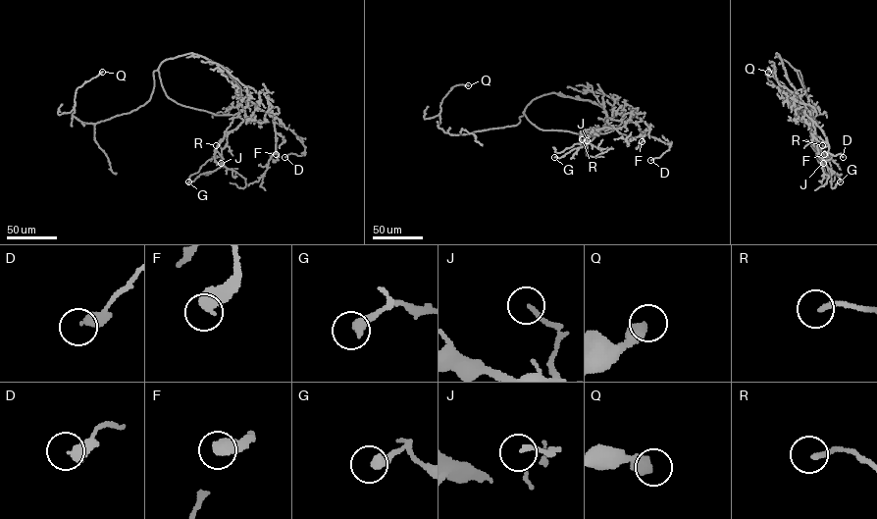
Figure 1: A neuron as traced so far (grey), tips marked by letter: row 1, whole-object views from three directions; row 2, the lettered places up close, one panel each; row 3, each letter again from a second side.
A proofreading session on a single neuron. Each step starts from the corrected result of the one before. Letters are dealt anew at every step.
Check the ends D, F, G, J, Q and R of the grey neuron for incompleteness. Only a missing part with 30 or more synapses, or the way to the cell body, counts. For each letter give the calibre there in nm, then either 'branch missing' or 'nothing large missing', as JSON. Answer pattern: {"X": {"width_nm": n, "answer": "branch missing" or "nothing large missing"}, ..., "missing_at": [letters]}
{"D": {"width_nm": 440, "answer": "nothing large missing"}, "F": {"width_nm": 550, "answer": "nothing large missing"}, "G": {"width_nm": 400, "answer": "nothing large missing"}, "J": {"width_nm": 160, "answer": "nothing large missing"}, "Q": {"width_nm": 500, "answer": "nothing large missing"}, "R": {"width_nm": 180, "answer": "nothing large missing"}, "missing_at": []}

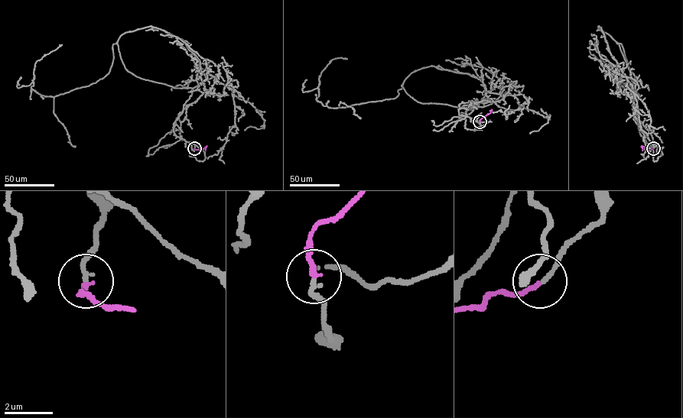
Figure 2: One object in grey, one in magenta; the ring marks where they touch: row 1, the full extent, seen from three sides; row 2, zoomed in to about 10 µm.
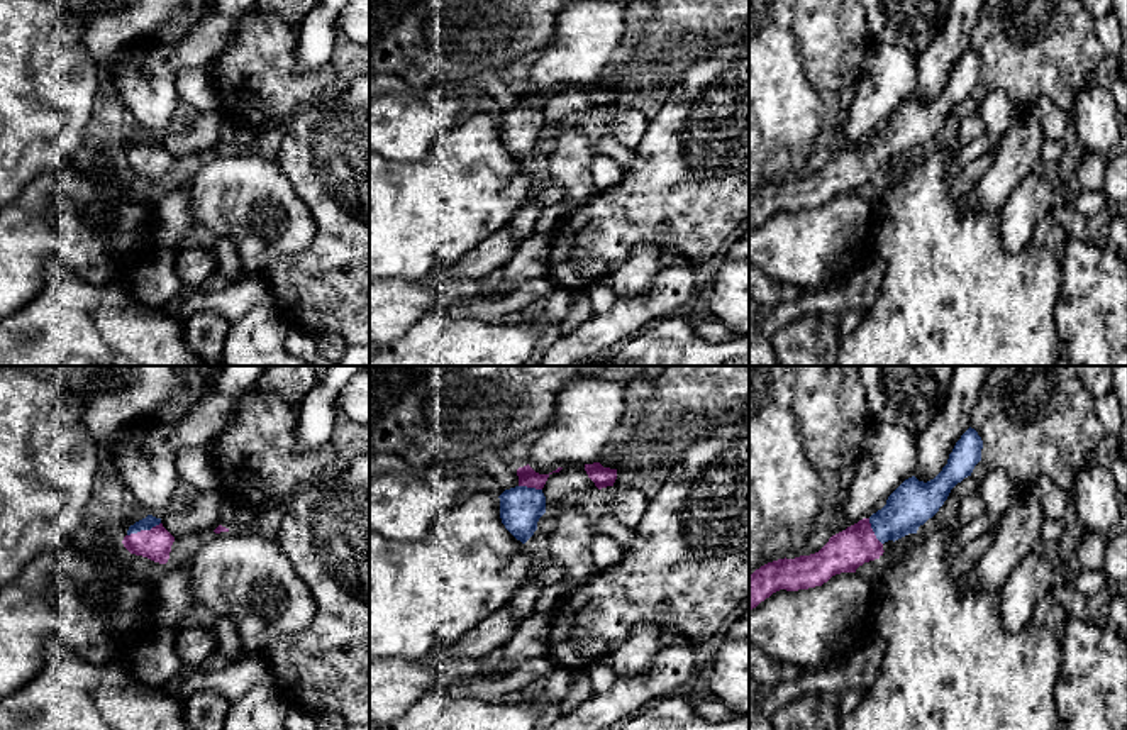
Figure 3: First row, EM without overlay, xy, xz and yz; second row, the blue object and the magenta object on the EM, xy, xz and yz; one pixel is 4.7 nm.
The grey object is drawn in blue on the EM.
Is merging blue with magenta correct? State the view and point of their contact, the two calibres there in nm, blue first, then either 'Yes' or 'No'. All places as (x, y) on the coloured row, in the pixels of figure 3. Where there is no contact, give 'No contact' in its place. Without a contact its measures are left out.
Touches blue at xy (143, 529). Thickness 60 nm (blue) against 150 nm. Yes

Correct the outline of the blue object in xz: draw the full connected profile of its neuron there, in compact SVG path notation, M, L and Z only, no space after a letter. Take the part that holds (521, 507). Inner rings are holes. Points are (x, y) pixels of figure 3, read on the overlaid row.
M527 464L517 469L517 476L519 484L498 496L500 518L505 528L525 544L537 530L539 518L546 513L542 488L549 474L539 474Z

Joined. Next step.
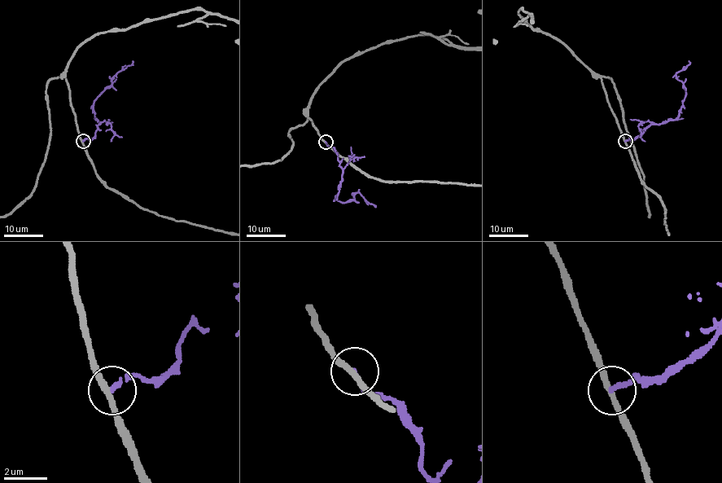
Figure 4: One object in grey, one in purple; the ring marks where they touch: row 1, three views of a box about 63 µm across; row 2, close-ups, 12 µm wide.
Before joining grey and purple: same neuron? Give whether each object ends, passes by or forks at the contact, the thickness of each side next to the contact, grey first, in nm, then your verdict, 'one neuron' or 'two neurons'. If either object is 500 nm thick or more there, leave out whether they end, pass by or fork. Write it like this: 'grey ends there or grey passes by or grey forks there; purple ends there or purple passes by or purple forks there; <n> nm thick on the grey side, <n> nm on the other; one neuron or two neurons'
grey passes by; purple ends there; 280 nm thick on the grey side, 180 nm on the other; two neurons

